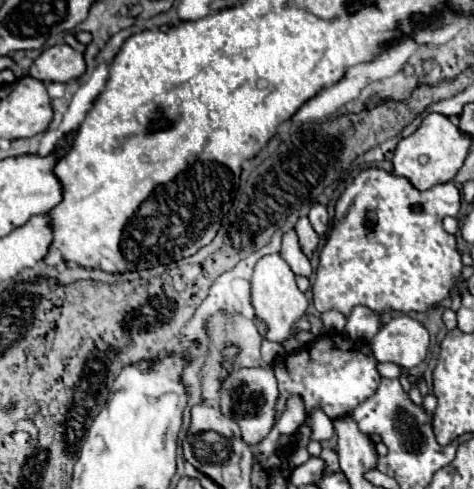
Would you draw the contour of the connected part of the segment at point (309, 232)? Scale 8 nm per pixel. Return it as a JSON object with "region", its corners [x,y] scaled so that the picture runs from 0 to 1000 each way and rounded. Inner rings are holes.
{"region":[[[633,446],[629,458],[624,458],[624,479],[629,479],[629,491],[633,491],[633,507],[637,515],[658,528],[662,511],[671,507],[671,479],[662,474],[662,466],[654,462],[650,446]]]}

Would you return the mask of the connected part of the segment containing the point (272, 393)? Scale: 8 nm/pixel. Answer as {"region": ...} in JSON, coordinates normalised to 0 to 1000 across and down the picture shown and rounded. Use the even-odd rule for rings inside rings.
{"region":[[[570,748],[561,753],[511,753],[489,761],[473,785],[468,785],[468,826],[464,838],[473,851],[485,851],[506,875],[519,908],[536,912],[544,908],[578,871],[578,826],[586,814],[586,793],[578,777],[578,761],[570,761]]]}

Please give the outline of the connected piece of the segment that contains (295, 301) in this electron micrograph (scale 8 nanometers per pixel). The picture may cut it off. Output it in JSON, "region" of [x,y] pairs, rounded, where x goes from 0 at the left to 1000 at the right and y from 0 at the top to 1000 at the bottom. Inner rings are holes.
{"region":[[[570,519],[544,532],[532,564],[532,626],[540,634],[540,650],[561,663],[561,691],[570,699],[599,703],[608,691],[616,691],[620,663],[641,650],[650,622],[646,601],[624,585],[620,556],[591,519]]]}

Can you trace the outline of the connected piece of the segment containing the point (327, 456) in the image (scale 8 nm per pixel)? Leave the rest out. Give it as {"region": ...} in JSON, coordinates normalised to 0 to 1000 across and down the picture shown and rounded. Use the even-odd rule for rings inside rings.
{"region":[[[684,916],[675,937],[688,945],[688,965],[709,965],[717,953],[713,953],[713,928],[696,916]]]}

